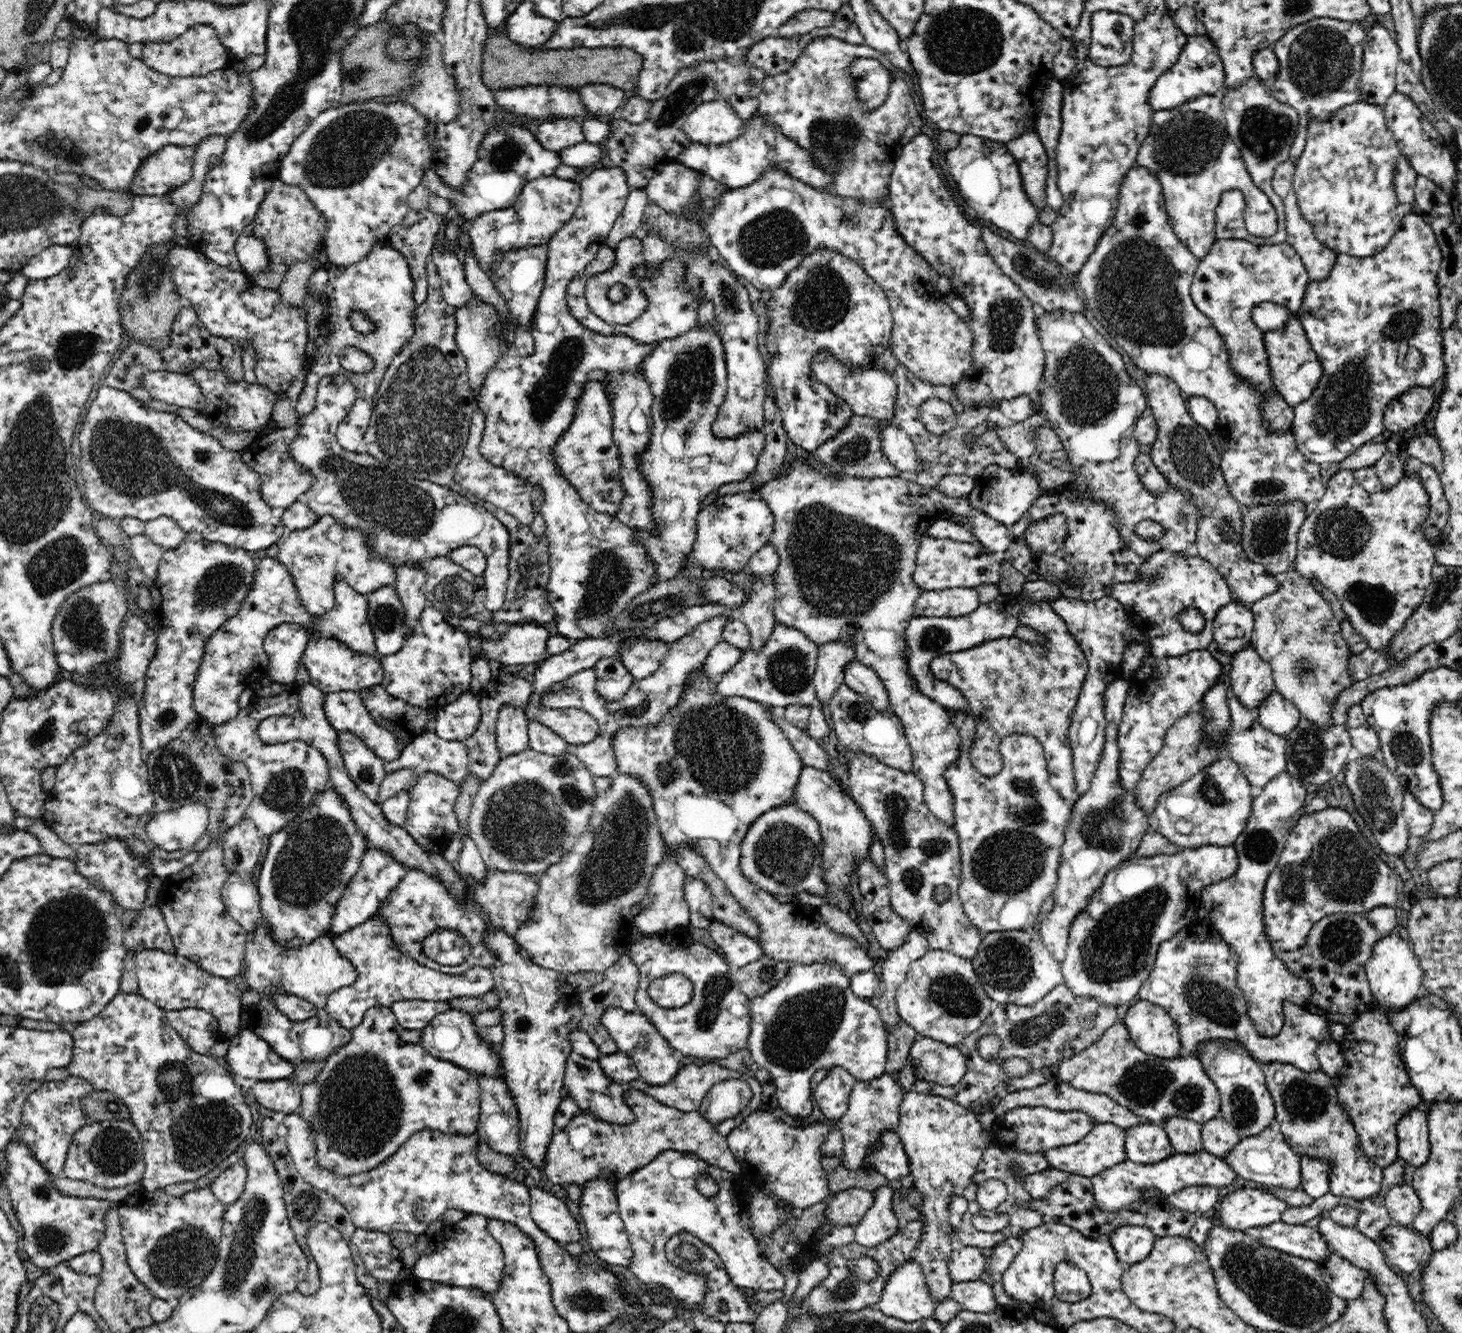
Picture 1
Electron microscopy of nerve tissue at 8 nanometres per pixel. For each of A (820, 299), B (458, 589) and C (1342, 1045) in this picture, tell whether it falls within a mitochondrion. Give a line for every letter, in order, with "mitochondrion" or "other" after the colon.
A: mitochondrion
B: mitochondrion
C: other

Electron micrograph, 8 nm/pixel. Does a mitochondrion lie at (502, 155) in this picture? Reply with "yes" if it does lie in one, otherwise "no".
yes

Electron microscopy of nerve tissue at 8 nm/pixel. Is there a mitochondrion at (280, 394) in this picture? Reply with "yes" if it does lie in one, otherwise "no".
no

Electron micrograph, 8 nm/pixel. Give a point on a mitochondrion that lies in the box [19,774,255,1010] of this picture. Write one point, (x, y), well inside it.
(84, 911)

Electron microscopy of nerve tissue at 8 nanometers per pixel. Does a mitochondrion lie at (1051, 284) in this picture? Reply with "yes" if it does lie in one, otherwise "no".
yes

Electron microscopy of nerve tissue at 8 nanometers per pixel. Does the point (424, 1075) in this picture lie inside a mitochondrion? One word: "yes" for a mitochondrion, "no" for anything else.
yes

